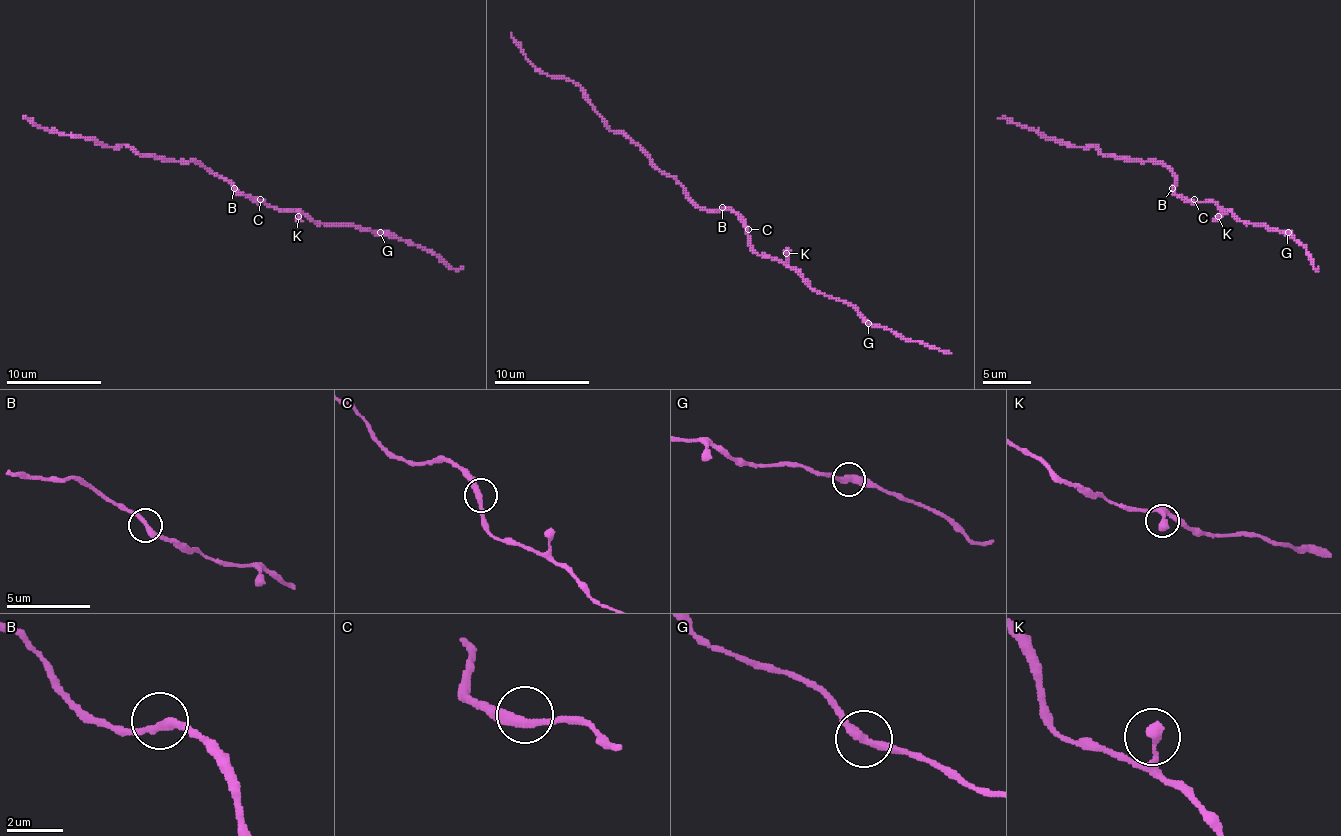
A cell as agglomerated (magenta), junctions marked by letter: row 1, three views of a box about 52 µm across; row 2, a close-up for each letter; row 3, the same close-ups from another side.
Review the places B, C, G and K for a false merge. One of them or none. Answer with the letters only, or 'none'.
none

